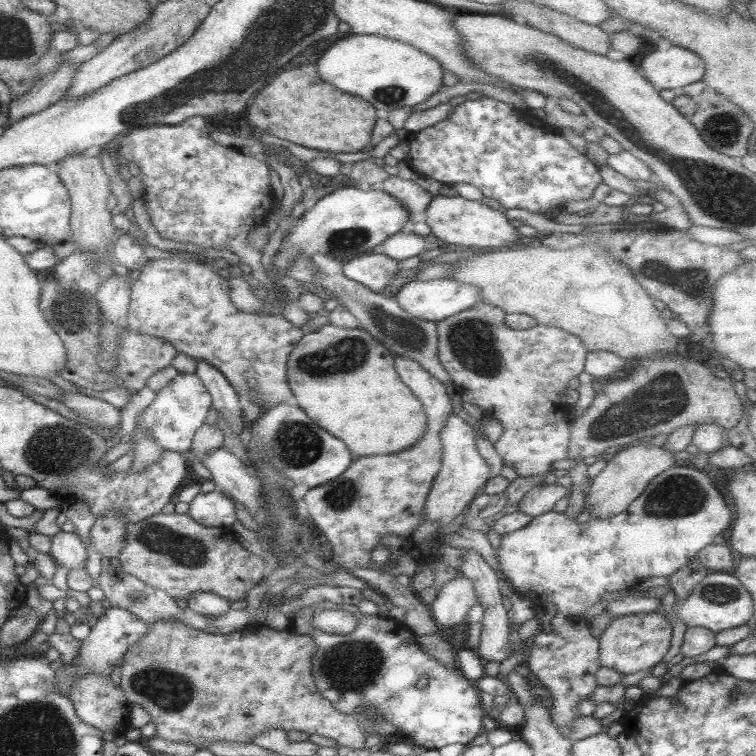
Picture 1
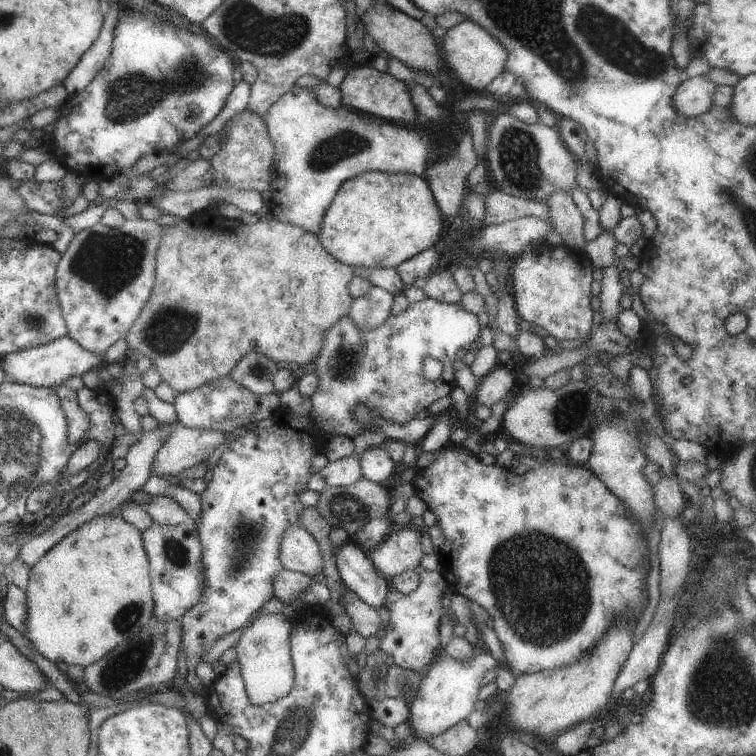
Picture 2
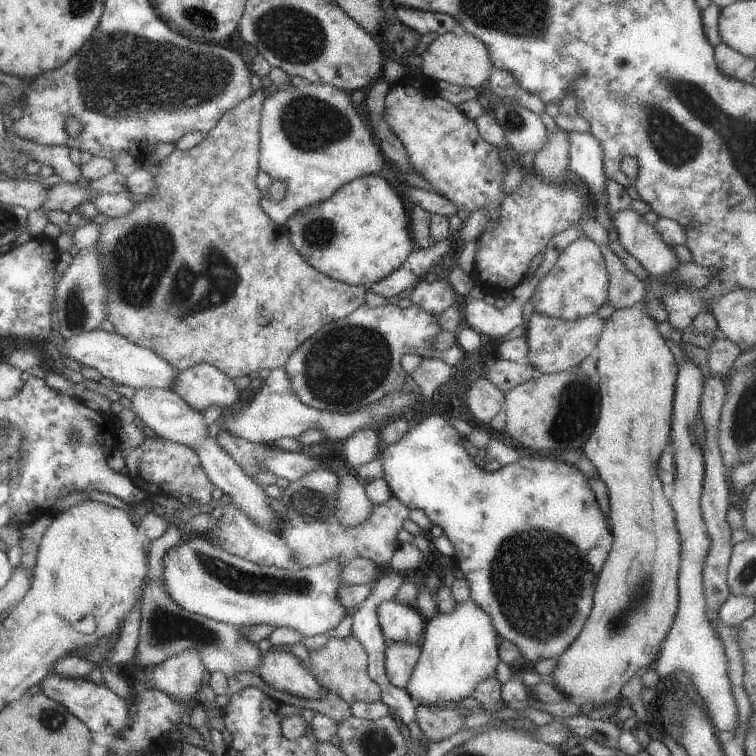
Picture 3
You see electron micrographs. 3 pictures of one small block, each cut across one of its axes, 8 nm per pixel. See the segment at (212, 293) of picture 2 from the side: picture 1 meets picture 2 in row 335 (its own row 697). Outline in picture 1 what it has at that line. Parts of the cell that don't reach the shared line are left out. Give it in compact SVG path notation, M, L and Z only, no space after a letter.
M163 619L148 625L147 631L143 633L141 638L137 639L129 649L125 650L121 661L119 661L119 686L122 690L123 696L132 704L141 706L143 710L148 712L151 722L155 724L155 736L169 740L169 742L183 742L195 746L197 750L205 748L205 744L213 744L213 742L239 742L251 743L251 738L267 732L271 728L279 728L279 730L297 730L297 732L305 732L305 734L317 734L323 738L329 738L333 742L337 742L339 746L351 748L352 751L363 750L364 732L357 725L358 717L356 715L348 715L339 713L333 707L329 700L323 698L315 689L313 685L312 671L311 671L311 656L313 656L313 639L306 634L297 634L293 632L273 632L268 628L257 628L252 626L245 628L245 632L235 632L229 634L211 634L202 630L195 630L193 627L187 626L175 619Z

